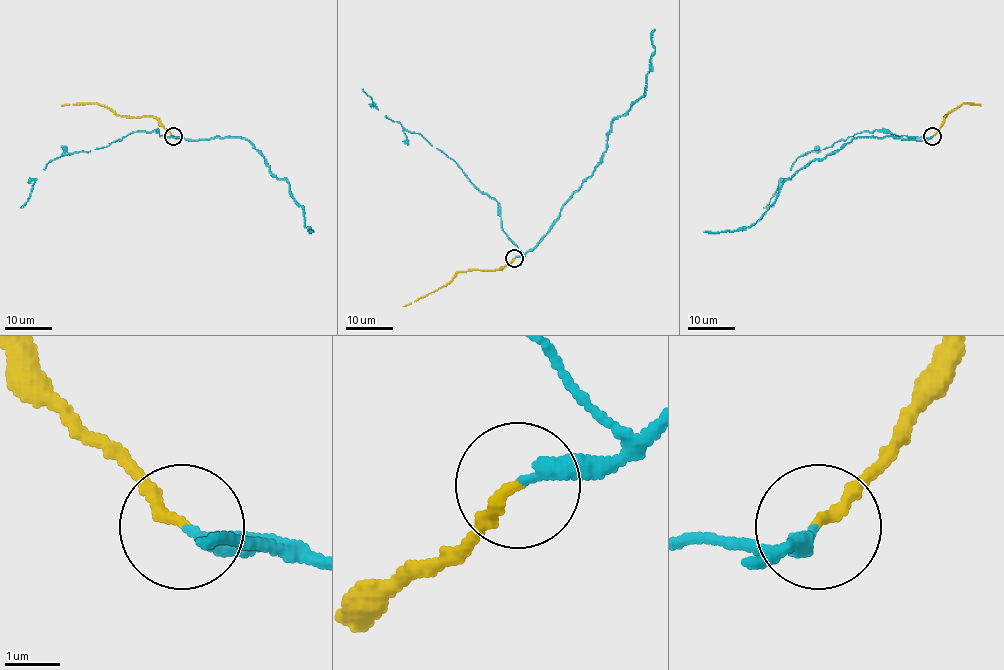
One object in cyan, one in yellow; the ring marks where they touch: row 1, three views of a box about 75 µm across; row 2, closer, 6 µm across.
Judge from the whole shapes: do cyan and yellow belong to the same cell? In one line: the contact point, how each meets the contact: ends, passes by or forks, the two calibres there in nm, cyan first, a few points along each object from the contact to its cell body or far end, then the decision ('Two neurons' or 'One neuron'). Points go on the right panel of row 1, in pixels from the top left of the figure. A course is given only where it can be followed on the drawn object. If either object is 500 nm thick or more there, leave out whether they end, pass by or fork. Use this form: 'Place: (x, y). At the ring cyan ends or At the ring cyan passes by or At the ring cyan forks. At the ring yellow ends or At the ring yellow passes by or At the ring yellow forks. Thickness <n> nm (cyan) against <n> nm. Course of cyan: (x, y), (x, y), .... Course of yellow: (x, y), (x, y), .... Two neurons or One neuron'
Place: (932, 136). At the ring cyan ends. At the ring yellow ends. Thickness 300 nm (cyan) against 220 nm. Course of cyan: (933, 136), (854, 137), (788, 178), (755, 223), (704, 232). Course of yellow: (933, 136), (944, 118), (962, 104), (980, 106). One neuron

